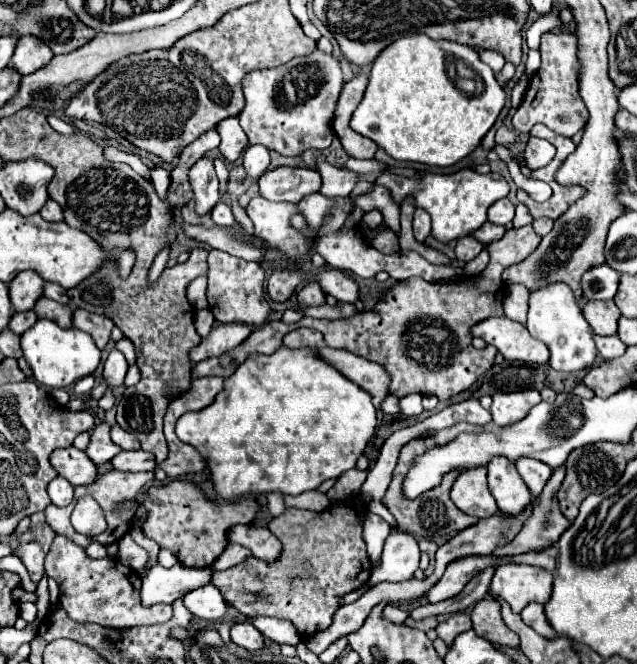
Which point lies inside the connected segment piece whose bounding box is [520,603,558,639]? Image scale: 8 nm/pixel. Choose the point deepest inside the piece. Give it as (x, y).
(533, 614)

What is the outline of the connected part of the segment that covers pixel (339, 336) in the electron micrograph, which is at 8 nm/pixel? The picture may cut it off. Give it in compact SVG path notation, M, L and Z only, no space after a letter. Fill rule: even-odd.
M532 225L510 229L500 241L488 245L490 263L486 271L478 277L458 279L458 283L438 285L428 283L420 277L410 277L402 283L396 283L388 295L374 305L370 311L362 311L352 315L350 319L310 319L304 317L298 323L282 323L270 321L256 329L244 343L222 353L220 357L210 357L192 367L194 377L230 377L234 369L250 355L262 353L270 355L283 344L283 337L296 327L312 327L324 335L324 341L332 349L346 349L360 357L380 363L392 377L390 393L396 397L406 397L410 393L420 395L436 395L442 403L450 397L470 389L470 385L486 373L494 365L497 349L489 345L482 350L472 347L470 327L488 319L502 317L502 299L506 287L500 279L502 271L526 255L530 255L540 243L540 237L532 229Z

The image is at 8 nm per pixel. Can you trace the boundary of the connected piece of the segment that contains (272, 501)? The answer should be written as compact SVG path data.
M270 493L268 495L268 509L270 513L276 517L276 515L282 515L282 511L286 509L284 505L284 495L282 493Z

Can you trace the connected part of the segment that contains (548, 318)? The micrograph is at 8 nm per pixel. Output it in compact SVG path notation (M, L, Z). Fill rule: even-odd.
M564 283L546 285L540 291L530 293L530 311L528 311L528 331L532 337L540 339L550 349L550 367L556 371L582 371L588 369L596 359L596 345L592 339L592 329L582 315L574 293Z

